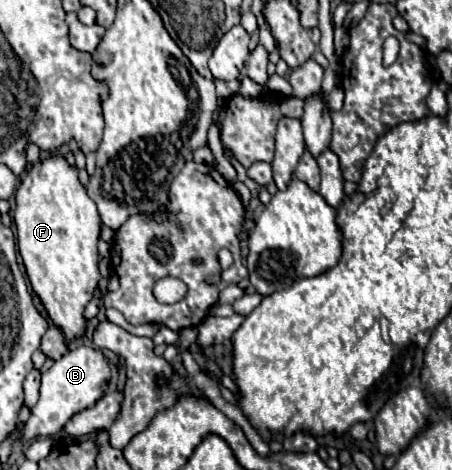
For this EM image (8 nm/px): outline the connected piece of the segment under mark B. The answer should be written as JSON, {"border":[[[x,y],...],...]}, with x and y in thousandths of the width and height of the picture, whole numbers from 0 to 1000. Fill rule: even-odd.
{"border":[[[181,734],[150,747],[137,764],[128,764],[97,798],[93,798],[88,849],[66,870],[66,891],[44,913],[44,938],[62,943],[88,926],[119,926],[142,913],[142,904],[159,891],[159,883],[204,866],[226,840],[243,806],[239,772],[221,743]]]}

